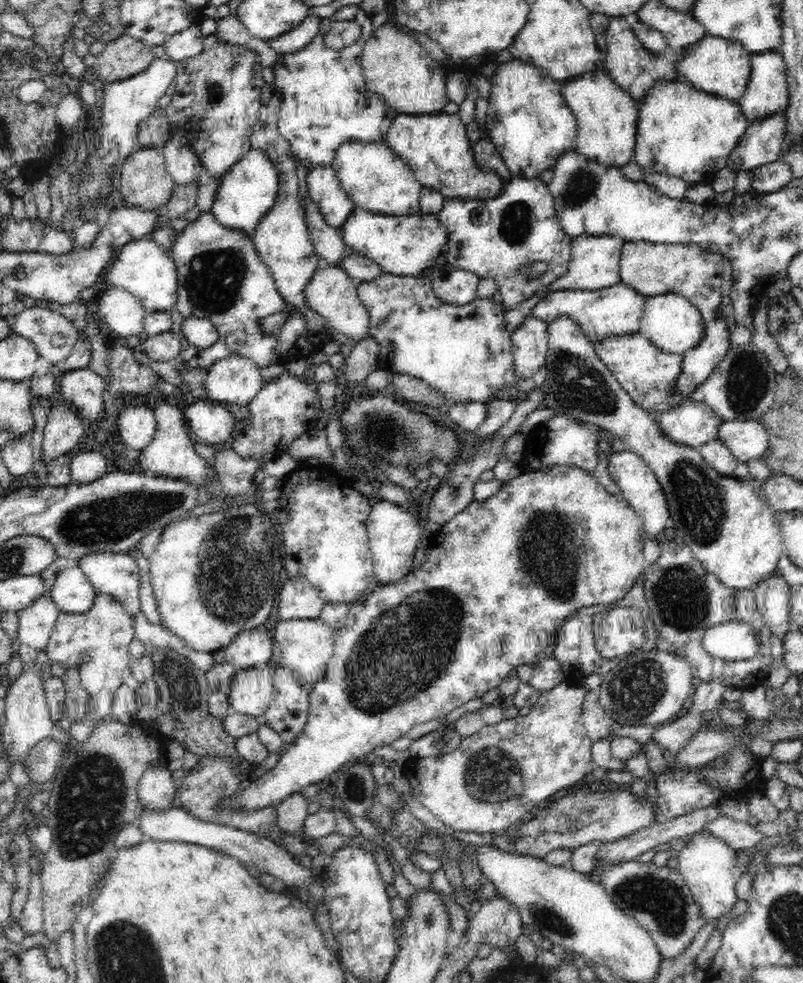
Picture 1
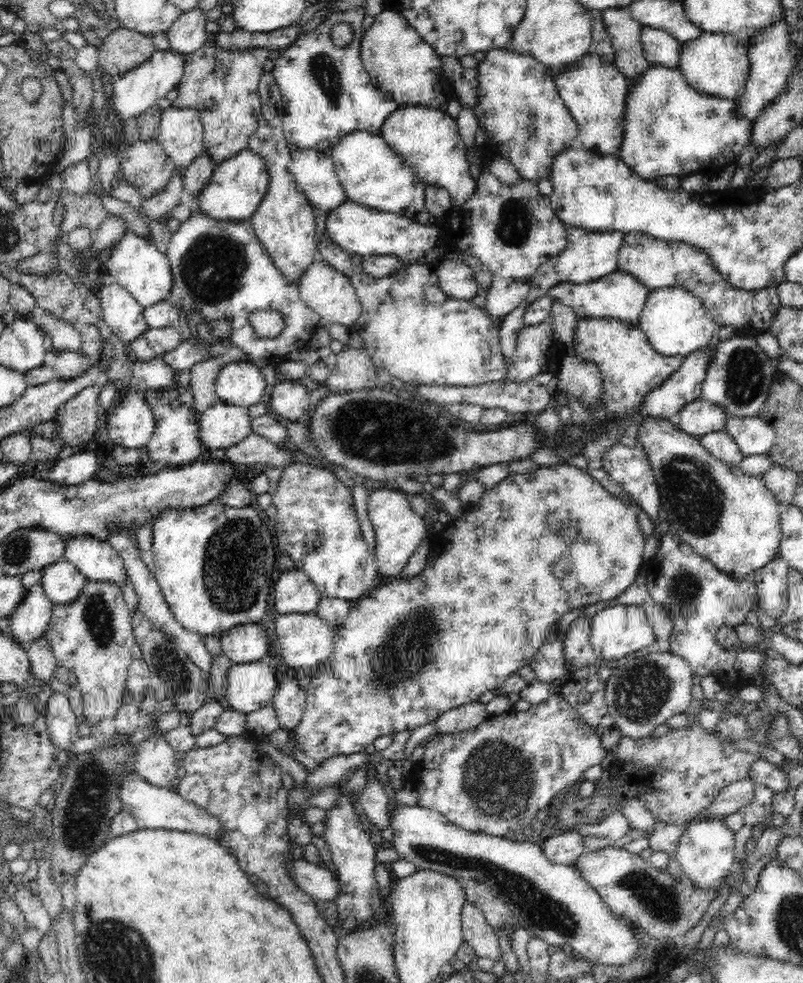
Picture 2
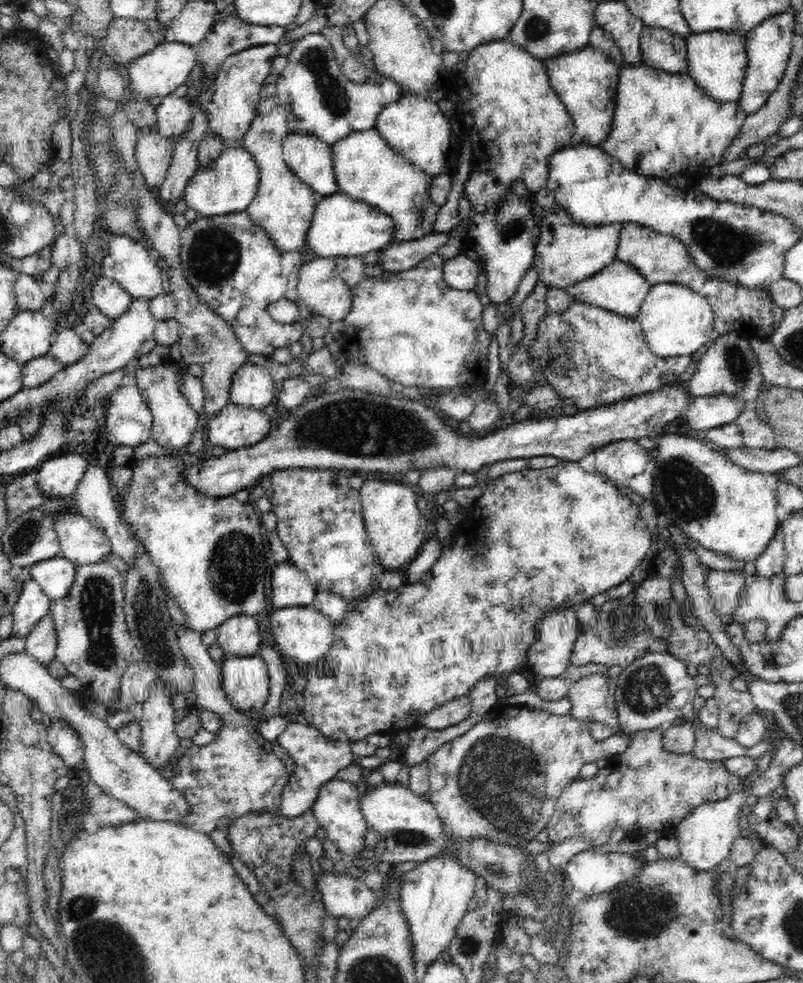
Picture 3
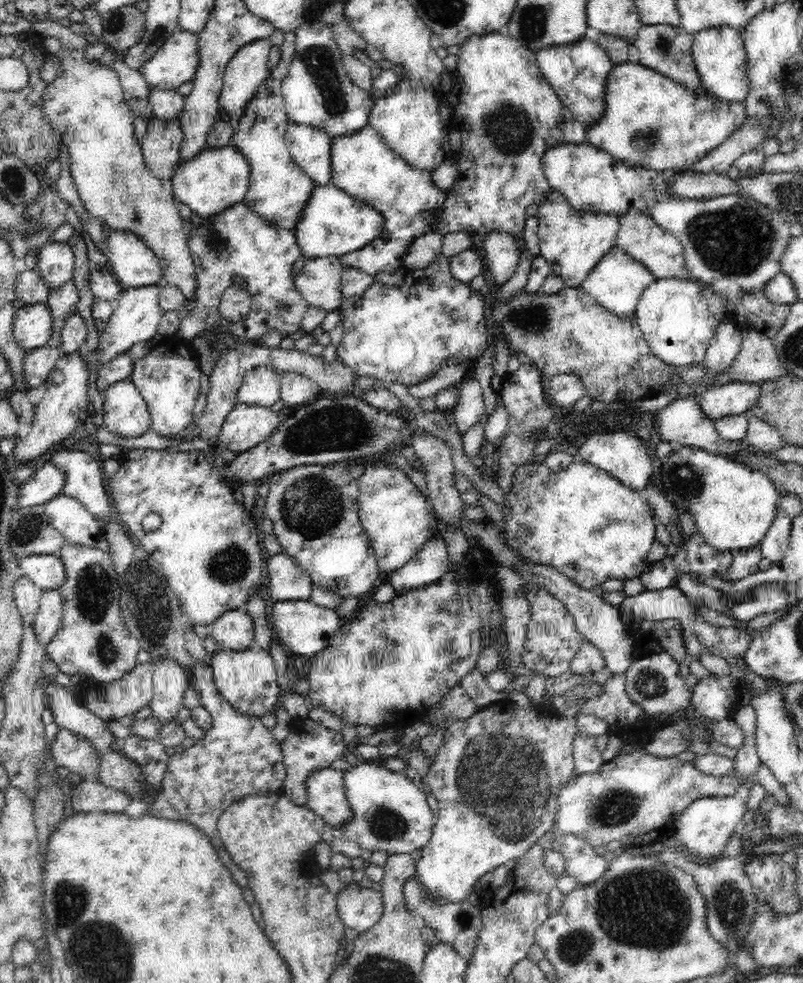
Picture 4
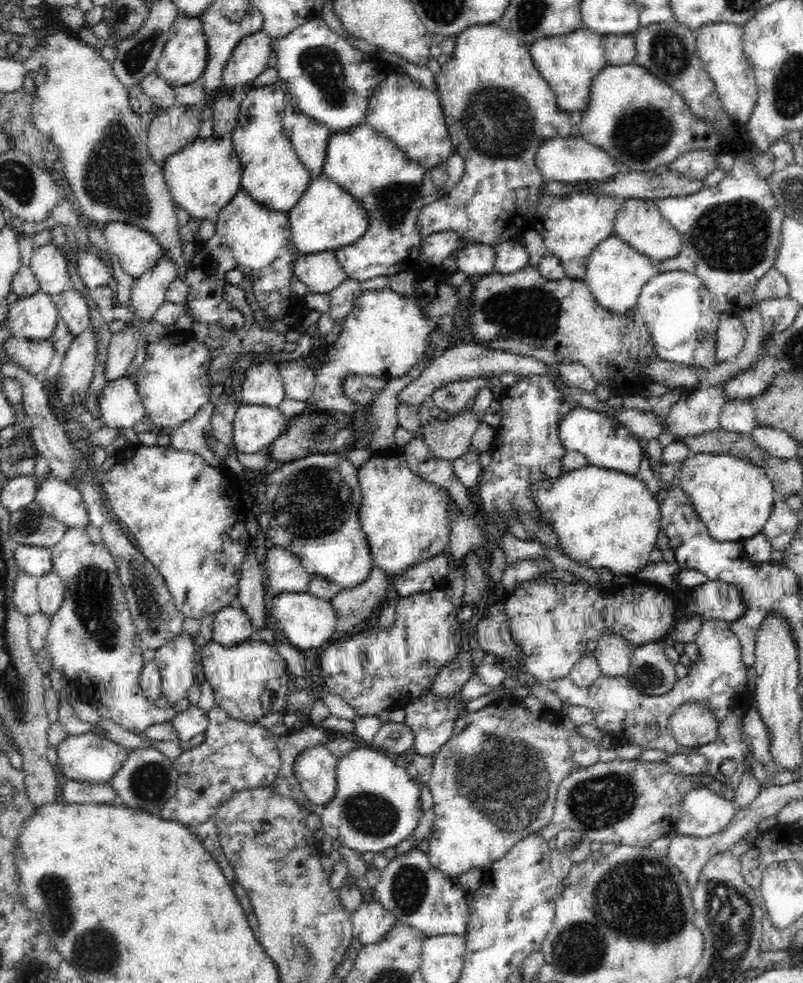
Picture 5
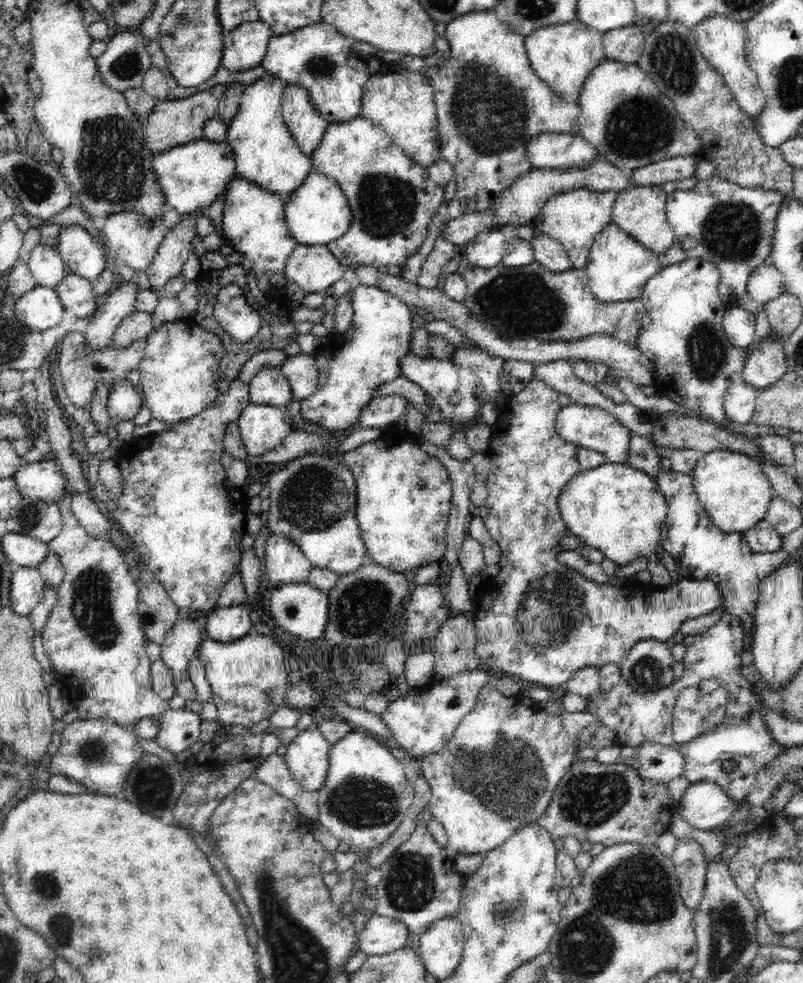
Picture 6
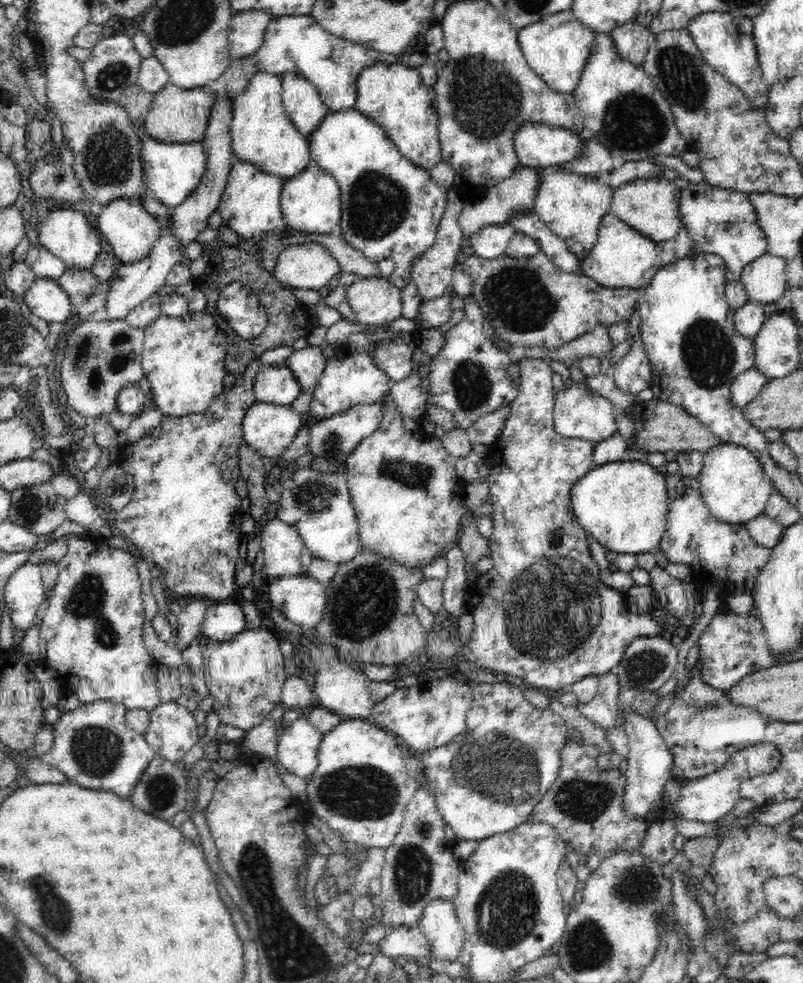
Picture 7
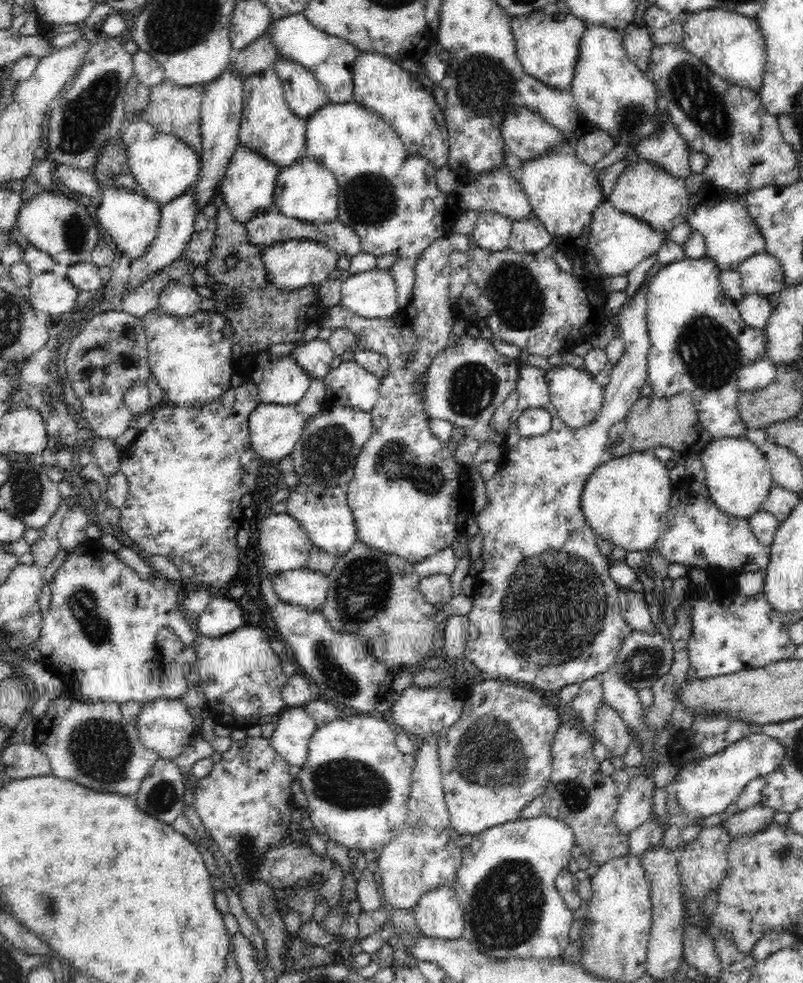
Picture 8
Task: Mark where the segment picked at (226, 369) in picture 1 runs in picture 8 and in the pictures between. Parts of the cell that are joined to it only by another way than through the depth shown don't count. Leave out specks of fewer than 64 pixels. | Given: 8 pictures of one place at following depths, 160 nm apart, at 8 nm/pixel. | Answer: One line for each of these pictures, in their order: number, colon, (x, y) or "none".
2: (241, 383)
3: (253, 387)
4: (260, 387)
5: (263, 386)
6: (270, 387)
7: (275, 384)
8: (285, 382)

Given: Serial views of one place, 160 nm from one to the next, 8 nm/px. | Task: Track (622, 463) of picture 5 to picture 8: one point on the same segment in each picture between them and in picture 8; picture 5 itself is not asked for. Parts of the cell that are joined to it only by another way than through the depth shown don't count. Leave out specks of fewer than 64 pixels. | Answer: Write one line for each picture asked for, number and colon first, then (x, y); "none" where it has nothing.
6: (594, 428)
7: (578, 412)
8: (577, 399)

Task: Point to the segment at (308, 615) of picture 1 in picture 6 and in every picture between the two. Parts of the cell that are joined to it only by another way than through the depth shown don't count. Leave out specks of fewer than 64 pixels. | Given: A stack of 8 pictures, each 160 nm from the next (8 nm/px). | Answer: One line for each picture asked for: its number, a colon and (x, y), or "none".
2: (293, 592)
3: (291, 587)
4: (286, 581)
5: (286, 573)
6: (284, 562)

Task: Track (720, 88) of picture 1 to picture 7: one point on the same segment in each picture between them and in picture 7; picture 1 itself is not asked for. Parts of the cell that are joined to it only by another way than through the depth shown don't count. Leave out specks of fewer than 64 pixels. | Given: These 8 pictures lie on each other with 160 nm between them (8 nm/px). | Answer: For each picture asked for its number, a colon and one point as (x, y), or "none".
2: (717, 64)
3: (717, 60)
4: (719, 54)
5: (720, 45)
6: (722, 41)
7: (726, 42)

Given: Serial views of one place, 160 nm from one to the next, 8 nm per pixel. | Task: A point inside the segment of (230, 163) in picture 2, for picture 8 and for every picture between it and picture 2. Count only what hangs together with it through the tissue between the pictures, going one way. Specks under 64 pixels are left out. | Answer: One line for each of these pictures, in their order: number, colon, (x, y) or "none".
3: (227, 185)
4: (214, 180)
5: (203, 177)
6: (191, 176)
7: (172, 171)
8: (164, 167)

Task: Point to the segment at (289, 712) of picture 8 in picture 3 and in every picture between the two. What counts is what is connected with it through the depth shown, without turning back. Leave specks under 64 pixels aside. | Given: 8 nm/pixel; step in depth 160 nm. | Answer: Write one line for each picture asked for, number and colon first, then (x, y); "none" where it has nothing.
3: (337, 810)
4: (326, 793)
5: (315, 767)
6: (307, 757)
7: (298, 744)

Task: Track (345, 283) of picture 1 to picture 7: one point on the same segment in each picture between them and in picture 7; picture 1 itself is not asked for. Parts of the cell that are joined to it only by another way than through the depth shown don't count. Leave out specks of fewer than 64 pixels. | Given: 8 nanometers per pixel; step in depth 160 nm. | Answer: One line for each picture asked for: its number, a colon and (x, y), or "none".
2: (330, 293)
3: (320, 285)
4: (319, 281)
5: (321, 272)
6: (314, 268)
7: (309, 265)

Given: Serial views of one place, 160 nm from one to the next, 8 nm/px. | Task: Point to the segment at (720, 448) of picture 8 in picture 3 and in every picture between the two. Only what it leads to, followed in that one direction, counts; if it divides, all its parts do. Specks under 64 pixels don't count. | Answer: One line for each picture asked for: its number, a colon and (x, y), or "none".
3: (716, 502)
4: (733, 505)
5: (734, 498)
6: (731, 486)
7: (734, 486)

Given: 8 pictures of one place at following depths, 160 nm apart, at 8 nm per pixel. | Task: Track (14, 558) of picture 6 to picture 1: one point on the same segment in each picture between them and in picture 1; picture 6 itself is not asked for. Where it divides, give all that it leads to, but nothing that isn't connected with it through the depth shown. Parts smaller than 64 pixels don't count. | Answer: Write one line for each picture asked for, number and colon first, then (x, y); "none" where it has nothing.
1: (72, 592)
2: (62, 582)
3: (55, 576)
4: (46, 571)
5: (36, 561)

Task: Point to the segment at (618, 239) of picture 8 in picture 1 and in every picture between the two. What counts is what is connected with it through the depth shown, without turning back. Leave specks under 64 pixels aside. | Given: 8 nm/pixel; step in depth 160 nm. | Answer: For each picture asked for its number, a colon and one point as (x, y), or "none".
1: (617, 310)
2: (618, 295)
3: (619, 288)
4: (616, 283)
5: (616, 272)
6: (618, 267)
7: (622, 257)

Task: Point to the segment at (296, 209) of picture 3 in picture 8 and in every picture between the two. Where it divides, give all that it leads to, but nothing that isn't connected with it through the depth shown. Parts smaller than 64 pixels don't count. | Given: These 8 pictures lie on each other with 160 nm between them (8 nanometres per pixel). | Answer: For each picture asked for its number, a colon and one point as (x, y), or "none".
4: (278, 190)
5: (271, 173)
6: (265, 151)
7: (262, 134)
8: (268, 127)

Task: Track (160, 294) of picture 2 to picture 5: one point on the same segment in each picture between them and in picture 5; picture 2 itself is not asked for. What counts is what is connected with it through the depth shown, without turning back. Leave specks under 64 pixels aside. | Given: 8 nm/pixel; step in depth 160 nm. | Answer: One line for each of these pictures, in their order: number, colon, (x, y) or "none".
3: (136, 269)
4: (135, 265)
5: (137, 250)

